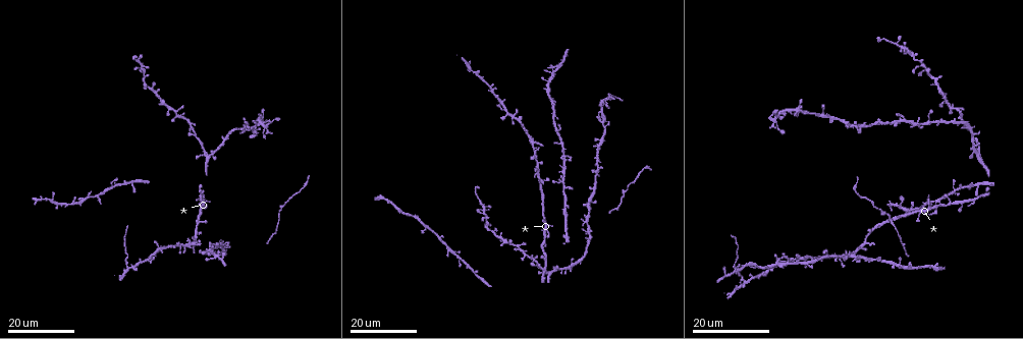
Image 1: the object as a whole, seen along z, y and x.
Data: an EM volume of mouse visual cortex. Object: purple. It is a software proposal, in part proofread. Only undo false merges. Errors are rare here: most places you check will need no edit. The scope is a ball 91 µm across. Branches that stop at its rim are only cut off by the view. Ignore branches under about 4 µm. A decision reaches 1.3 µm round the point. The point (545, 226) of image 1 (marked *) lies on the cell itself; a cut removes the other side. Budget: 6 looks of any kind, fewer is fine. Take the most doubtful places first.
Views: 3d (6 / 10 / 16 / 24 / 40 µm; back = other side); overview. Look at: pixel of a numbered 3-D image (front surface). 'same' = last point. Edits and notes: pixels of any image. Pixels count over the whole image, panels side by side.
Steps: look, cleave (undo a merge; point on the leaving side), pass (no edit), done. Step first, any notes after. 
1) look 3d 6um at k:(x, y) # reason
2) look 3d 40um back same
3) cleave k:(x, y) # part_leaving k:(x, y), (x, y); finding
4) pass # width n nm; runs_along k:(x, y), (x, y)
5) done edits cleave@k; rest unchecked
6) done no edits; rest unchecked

look 3d 16um at 1:(471, 67) # arms part here

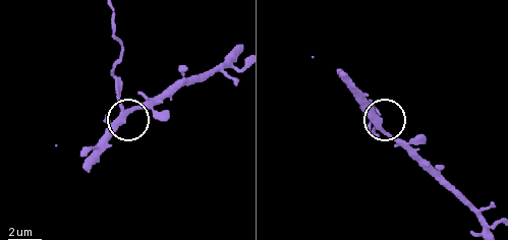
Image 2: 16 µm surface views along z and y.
look 3d 10um at 2:(125, 112)

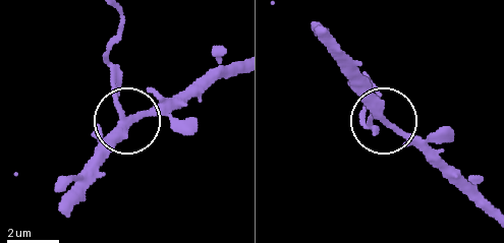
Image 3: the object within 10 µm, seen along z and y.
cleave 3:(114, 72) # width 270 nm; part_leaving 3:(122, 108), (109, 70), (109, 44), (122, 11); two cells meet here

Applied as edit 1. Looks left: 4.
look 3d 24um at 1:(533, 143) # four or more arms meet

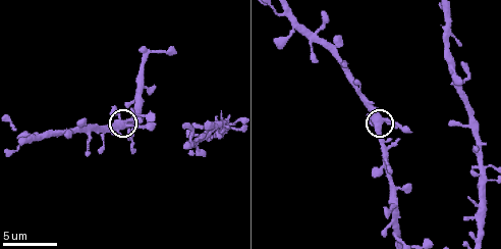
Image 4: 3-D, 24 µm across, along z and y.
look 3d 10um at 4:(125, 122)

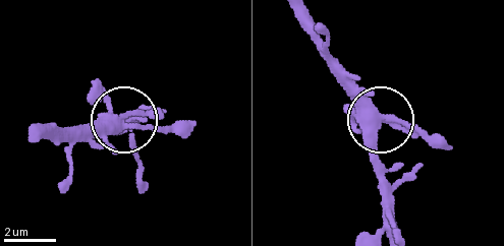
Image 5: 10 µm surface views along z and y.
pass # side_arm 40 um; arms 5; one cell here

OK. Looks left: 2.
look 3d 16um at 4:(147, 54) # looks like a crossing

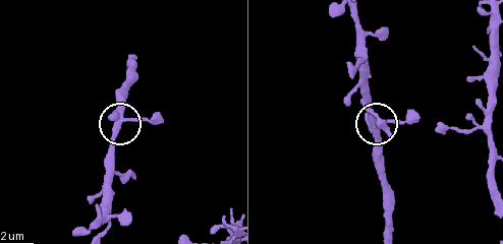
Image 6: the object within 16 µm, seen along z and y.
pass # runs_along 6:(133, 55), (133, 72), (125, 80), (121, 121), (161, 121); all the same cell

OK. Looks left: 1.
done edits cleave@3; rest unchecked

